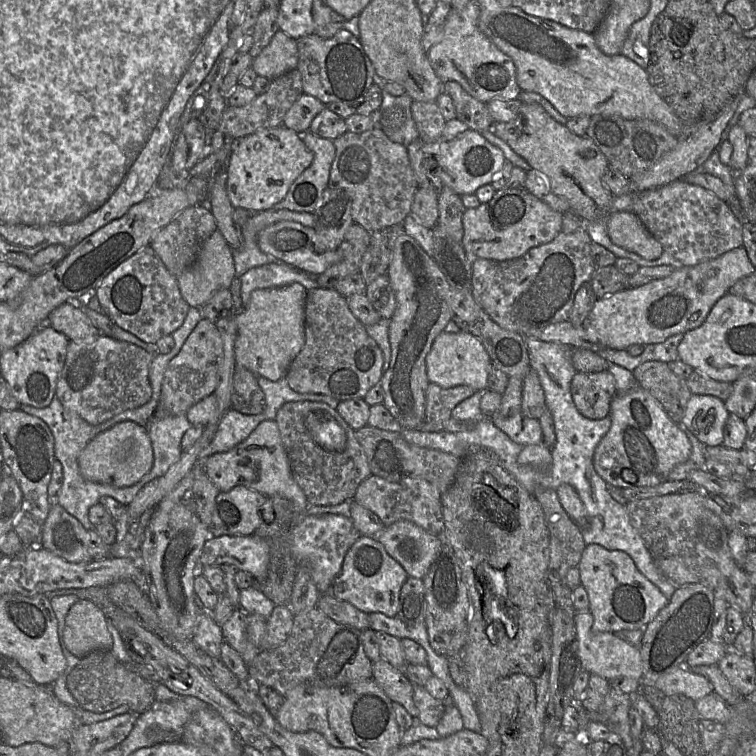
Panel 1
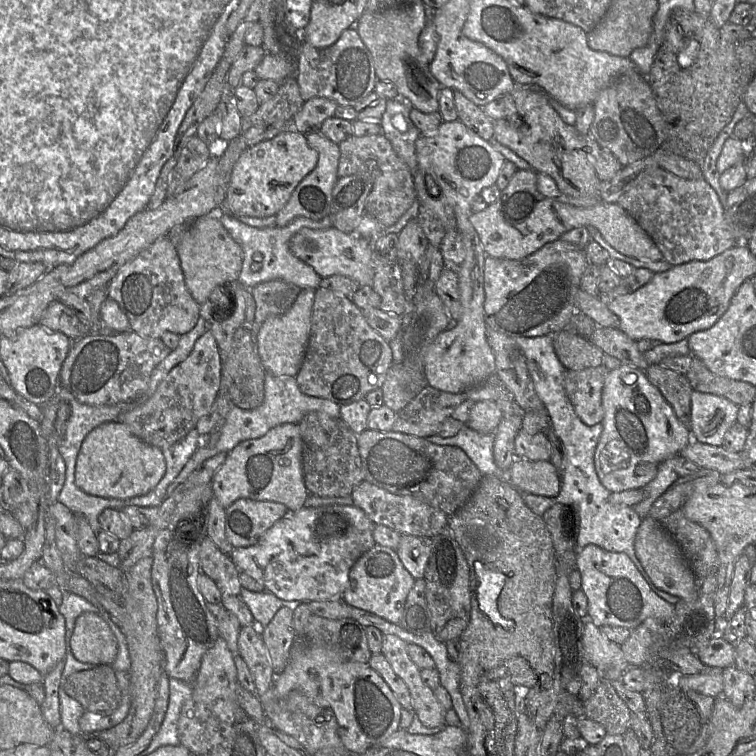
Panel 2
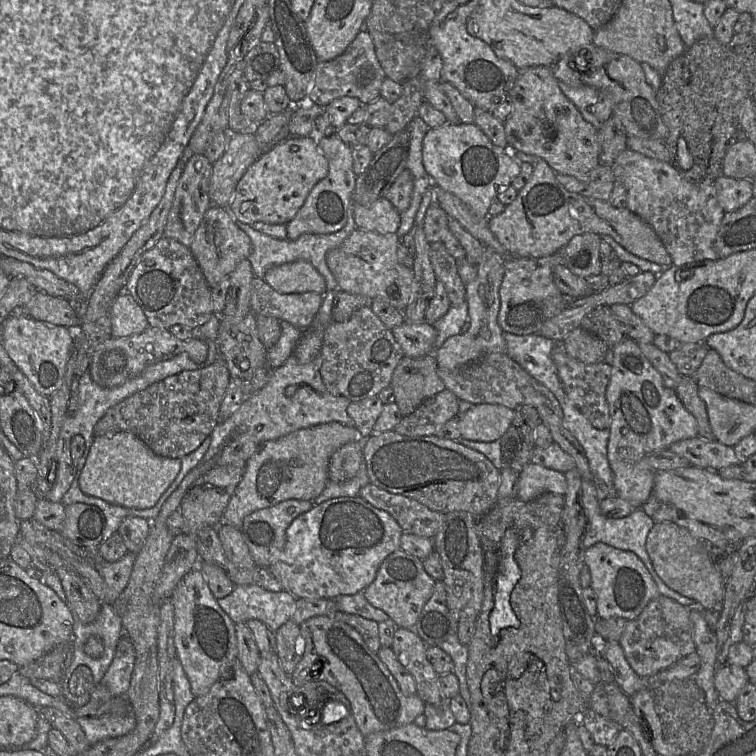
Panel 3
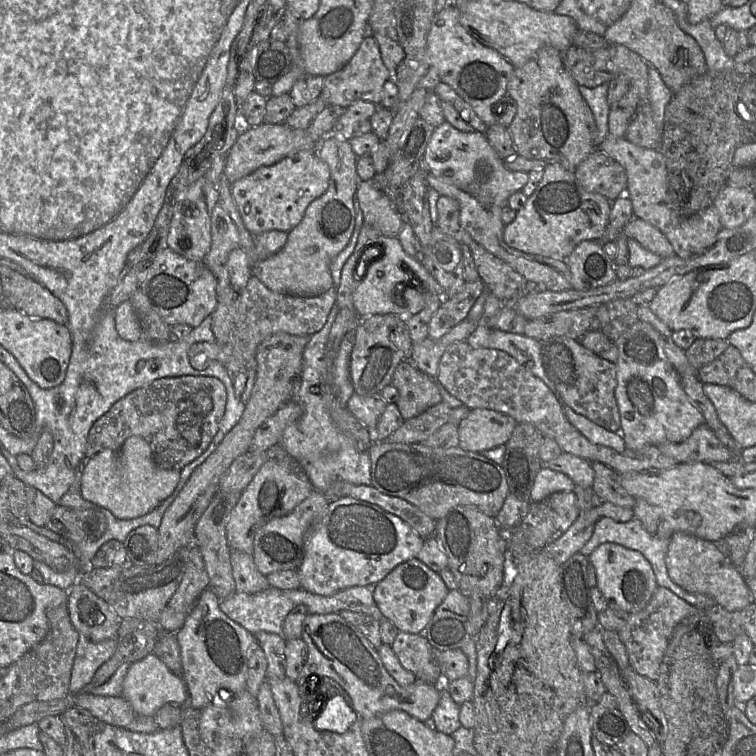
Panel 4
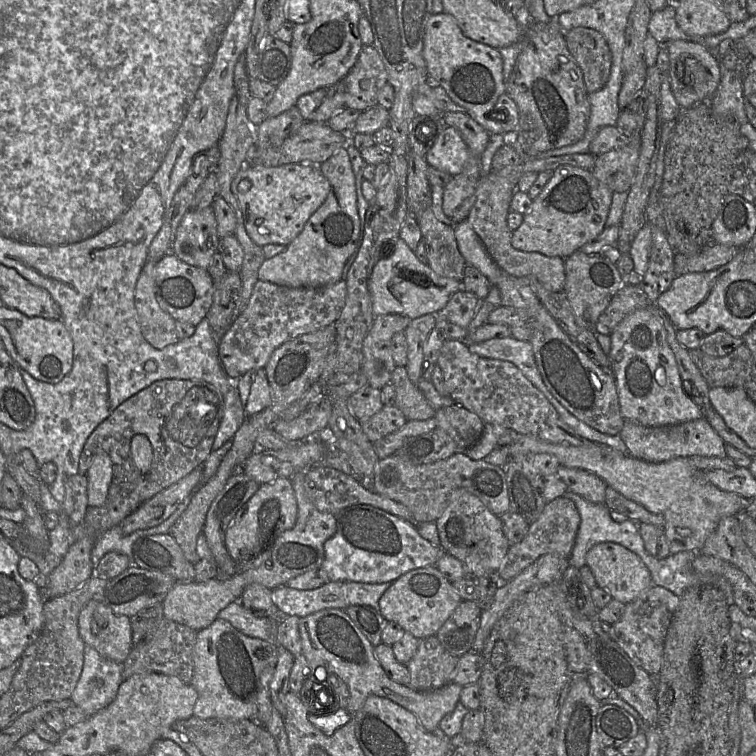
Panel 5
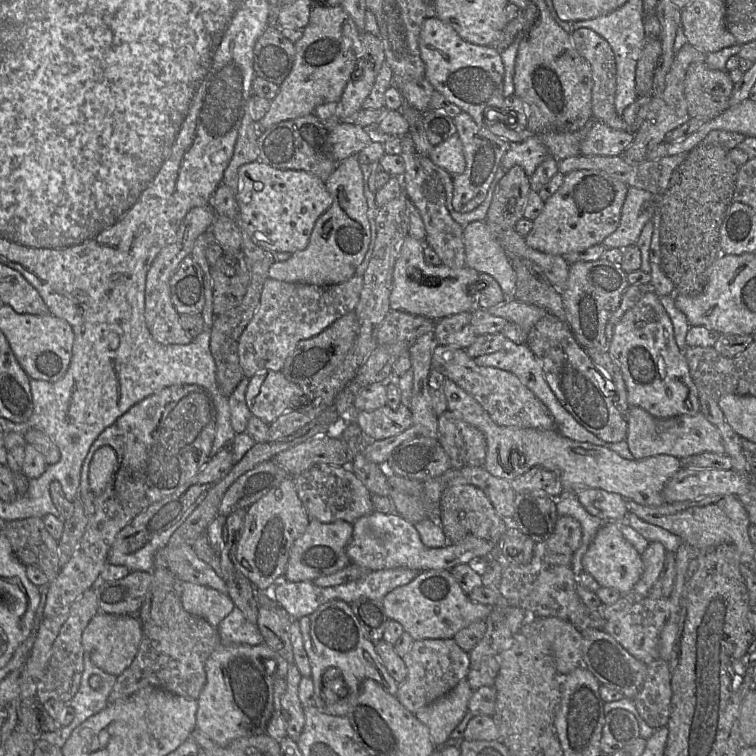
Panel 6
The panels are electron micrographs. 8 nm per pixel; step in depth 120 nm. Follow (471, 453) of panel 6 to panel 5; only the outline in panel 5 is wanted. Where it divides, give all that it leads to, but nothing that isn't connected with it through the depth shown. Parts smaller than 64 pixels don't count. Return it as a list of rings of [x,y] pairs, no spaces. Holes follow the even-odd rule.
[[[457,404],[435,412],[437,427],[444,430],[455,442],[456,452],[464,453],[480,438],[484,423],[473,412]]]

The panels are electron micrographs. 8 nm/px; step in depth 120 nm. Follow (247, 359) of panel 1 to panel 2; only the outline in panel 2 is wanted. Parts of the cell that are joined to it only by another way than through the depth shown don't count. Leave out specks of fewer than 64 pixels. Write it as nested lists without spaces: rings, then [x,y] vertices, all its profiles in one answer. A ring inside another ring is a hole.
[[[303,289],[284,314],[268,317],[255,333],[257,351],[266,374],[296,376],[303,363],[310,332],[315,290]]]

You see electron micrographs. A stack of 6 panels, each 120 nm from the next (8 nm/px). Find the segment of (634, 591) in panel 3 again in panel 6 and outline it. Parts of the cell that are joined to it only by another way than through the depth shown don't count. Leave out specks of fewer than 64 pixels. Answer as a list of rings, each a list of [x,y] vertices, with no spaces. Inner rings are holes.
[[[606,522],[597,531],[582,558],[583,570],[589,573],[600,587],[613,588],[622,595],[631,594],[643,573],[641,554],[624,538],[615,522]]]

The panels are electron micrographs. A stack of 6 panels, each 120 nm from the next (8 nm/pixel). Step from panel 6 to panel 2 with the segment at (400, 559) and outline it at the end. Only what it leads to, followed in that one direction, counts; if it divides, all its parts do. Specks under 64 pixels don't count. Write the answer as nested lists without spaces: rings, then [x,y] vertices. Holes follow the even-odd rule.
[[[328,505],[303,507],[290,512],[264,533],[256,544],[235,547],[229,556],[240,570],[260,581],[265,590],[283,601],[324,601],[337,597],[349,584],[349,573],[356,561],[376,545],[373,538],[373,523],[358,507],[352,505]]]

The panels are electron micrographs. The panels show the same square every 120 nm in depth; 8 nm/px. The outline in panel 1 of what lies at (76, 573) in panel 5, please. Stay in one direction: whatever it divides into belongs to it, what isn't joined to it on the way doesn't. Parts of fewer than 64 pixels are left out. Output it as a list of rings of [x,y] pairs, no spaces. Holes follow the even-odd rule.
[[[202,318],[190,333],[179,353],[165,369],[155,417],[185,415],[188,409],[213,394],[217,385],[219,361],[222,354],[222,337],[217,326]]]

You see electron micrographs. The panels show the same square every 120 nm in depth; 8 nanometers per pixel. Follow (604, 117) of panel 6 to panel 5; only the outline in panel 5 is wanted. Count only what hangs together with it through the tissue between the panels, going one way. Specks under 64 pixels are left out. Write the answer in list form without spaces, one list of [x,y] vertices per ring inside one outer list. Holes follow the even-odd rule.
[[[577,27],[565,32],[566,45],[583,73],[588,93],[602,89],[610,76],[612,55],[605,37],[595,29]]]

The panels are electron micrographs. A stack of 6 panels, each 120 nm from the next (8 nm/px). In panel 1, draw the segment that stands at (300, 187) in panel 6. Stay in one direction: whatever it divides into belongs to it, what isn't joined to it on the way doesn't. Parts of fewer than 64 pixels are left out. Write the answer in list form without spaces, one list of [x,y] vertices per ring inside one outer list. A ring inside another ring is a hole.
[[[284,125],[259,129],[237,139],[231,146],[233,150],[225,167],[227,195],[235,209],[250,212],[273,209],[275,204],[285,198],[290,186],[314,159],[302,135]]]

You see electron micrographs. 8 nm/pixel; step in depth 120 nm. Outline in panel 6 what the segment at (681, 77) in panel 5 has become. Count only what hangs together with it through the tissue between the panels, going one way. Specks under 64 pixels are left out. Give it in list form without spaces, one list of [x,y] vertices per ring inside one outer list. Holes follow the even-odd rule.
[[[705,62],[689,65],[685,75],[684,96],[690,117],[718,117],[730,107],[734,84],[728,71],[710,69]]]

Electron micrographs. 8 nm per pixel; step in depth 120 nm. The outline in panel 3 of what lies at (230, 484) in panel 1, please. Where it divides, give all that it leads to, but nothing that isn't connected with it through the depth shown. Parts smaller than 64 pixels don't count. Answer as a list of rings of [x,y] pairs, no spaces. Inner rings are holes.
[[[329,422],[261,443],[245,462],[242,479],[224,511],[223,522],[241,529],[245,517],[254,511],[290,499],[313,501],[329,482],[331,456],[345,444],[360,440],[358,438],[359,433],[354,427]]]

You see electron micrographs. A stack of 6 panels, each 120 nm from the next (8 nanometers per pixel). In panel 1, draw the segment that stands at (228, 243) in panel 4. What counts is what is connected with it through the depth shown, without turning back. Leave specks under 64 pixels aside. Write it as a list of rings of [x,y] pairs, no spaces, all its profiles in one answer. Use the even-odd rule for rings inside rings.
[[[216,229],[201,245],[195,262],[178,277],[178,285],[184,300],[190,307],[201,308],[219,290],[229,288],[235,278],[233,249]]]

